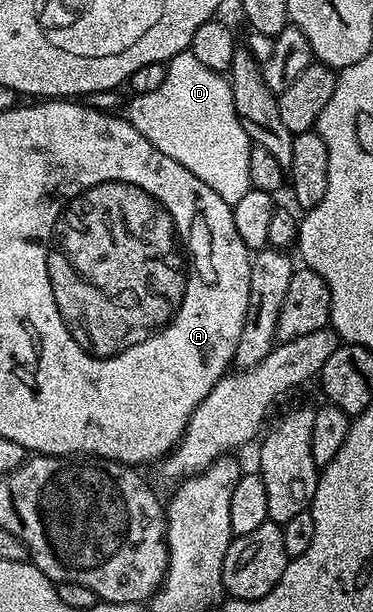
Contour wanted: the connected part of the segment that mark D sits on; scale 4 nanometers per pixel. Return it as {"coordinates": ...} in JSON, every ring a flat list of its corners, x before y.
{"coordinates":[[186,50,175,54,175,58,165,64,165,77,159,90,133,96,130,101,123,109,125,119,135,126,135,130,139,130,139,134,143,134,143,138,147,138,147,142,151,142,151,146,155,146,155,150,163,150,163,154,167,154,167,158,175,158,179,166,187,166,199,182,207,182,207,186,211,186,211,190,215,190,215,194,219,194,219,198,230,206,249,192,251,174,247,171,247,158,251,141,235,114,231,86,222,73,207,70,207,66,203,66,193,52]]}

